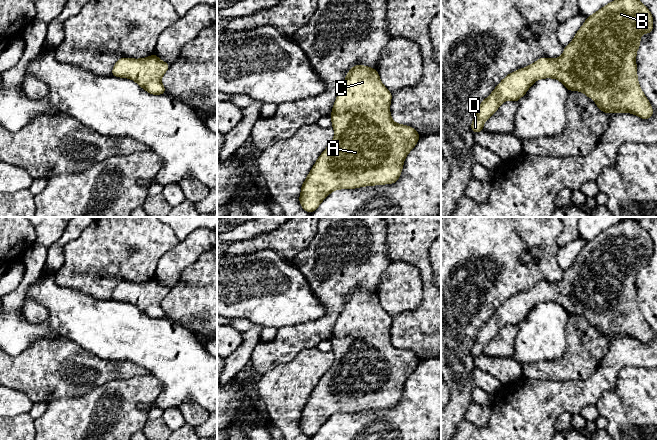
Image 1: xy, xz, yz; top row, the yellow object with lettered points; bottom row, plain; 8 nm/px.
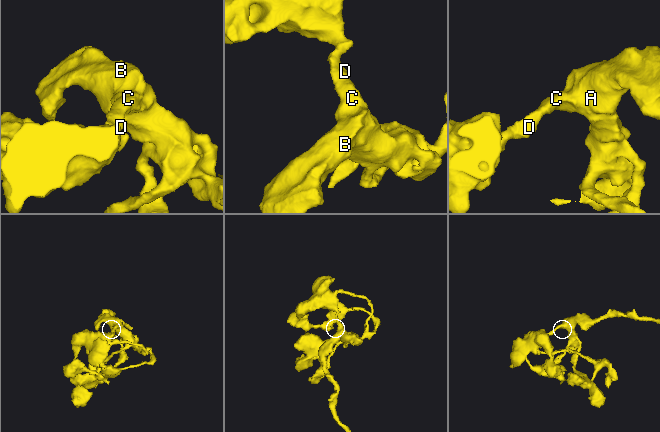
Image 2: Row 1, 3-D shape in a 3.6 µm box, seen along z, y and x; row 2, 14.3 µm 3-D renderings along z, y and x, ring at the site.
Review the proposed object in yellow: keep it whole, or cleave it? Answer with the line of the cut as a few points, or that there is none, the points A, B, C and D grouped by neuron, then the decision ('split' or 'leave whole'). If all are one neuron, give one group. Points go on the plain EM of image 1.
no cut | A B C D | leave whole

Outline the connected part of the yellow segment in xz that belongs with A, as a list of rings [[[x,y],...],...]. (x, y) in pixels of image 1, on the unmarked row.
[[[355,289],[348,295],[330,339],[334,362],[301,411],[299,426],[306,436],[315,435],[334,414],[394,408],[399,403],[405,381],[420,359],[414,352],[392,344],[391,322],[392,317],[380,305],[376,293]]]

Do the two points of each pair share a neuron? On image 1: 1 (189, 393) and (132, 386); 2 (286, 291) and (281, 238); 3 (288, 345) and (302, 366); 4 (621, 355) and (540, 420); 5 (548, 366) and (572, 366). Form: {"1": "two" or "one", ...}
{"1": "two", "2": "two", "3": "two", "4": "one", "5": "one"}

